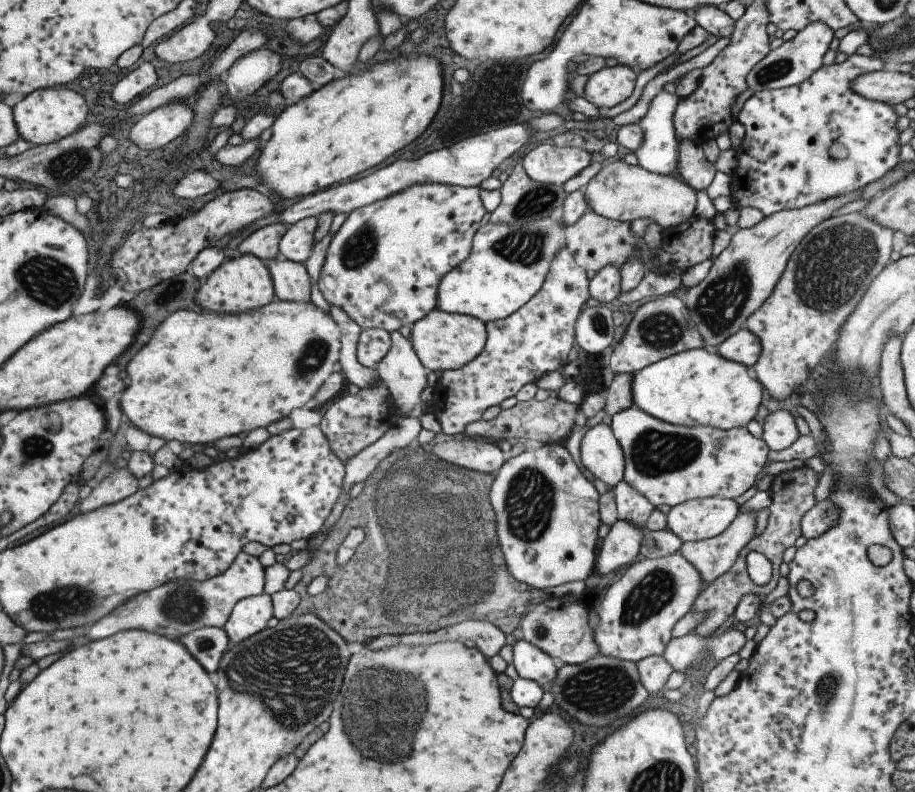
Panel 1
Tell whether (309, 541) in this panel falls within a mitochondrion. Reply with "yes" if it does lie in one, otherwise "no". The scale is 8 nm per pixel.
no

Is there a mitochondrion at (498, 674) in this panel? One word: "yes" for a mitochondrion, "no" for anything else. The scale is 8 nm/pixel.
no

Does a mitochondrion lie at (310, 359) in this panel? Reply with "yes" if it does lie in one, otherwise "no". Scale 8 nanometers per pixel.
yes

